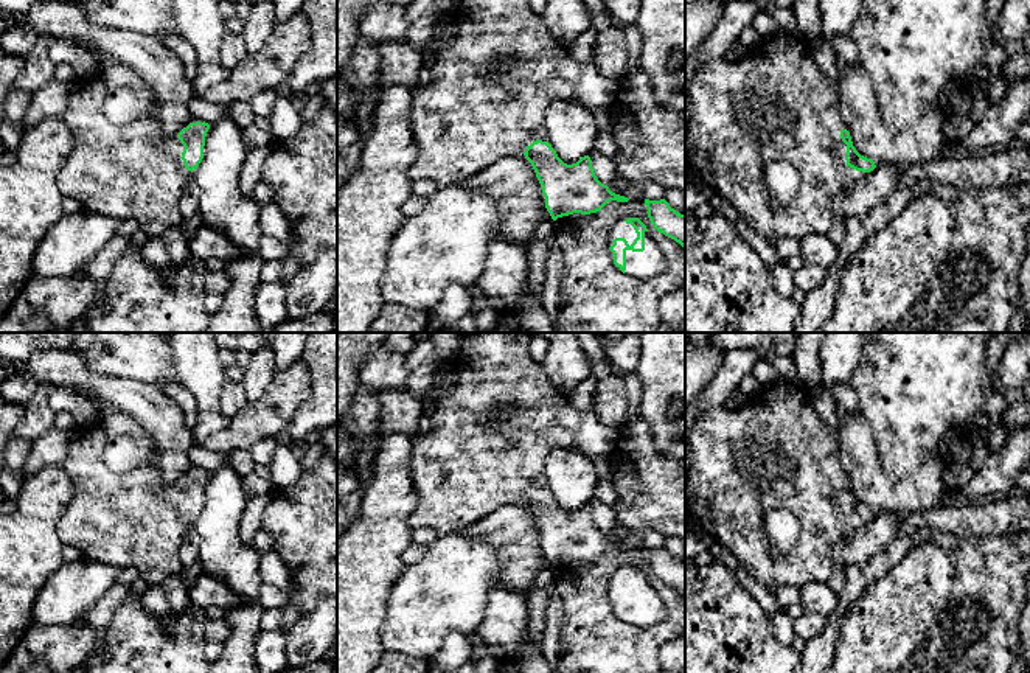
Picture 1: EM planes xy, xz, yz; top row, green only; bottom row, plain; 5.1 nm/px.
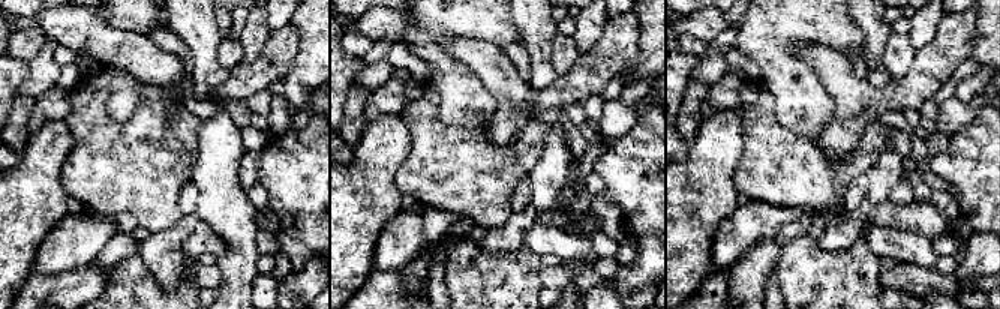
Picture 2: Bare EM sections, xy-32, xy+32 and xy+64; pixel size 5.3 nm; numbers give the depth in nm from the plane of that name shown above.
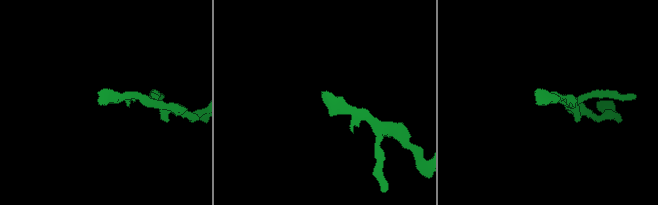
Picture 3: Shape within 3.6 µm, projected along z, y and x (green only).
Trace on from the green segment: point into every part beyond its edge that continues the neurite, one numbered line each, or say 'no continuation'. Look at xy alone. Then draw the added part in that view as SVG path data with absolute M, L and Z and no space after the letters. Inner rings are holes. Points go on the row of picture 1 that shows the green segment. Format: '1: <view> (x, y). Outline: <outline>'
1: xy (134, 171). Outline: M99 75L79 78L79 90L70 93L62 115L73 135L73 149L57 173L56 183L65 197L75 199L82 210L118 221L132 219L138 230L157 236L182 221L179 201L197 171L183 165L183 145L177 135L165 135L160 126L160 107L149 107L138 120L117 126L103 110L104 82Z

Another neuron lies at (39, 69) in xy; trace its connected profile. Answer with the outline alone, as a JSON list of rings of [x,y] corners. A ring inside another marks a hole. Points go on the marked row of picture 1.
[[[40,37],[34,50],[25,58],[25,67],[14,82],[16,90],[33,95],[54,79],[56,64],[48,54],[51,39]]]

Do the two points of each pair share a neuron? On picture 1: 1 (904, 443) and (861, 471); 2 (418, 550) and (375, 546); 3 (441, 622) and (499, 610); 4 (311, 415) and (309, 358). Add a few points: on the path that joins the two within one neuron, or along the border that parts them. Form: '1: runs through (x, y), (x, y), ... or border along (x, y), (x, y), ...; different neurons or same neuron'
1: border along (869, 425), (889, 476), (901, 479), (917, 468); different neurons
2: border along (412, 541), (401, 555), (404, 566); different neurons
3: border along (499, 585), (490, 589), (485, 616), (474, 633); different neurons
4: runs through (319, 401), (319, 372); same neuron

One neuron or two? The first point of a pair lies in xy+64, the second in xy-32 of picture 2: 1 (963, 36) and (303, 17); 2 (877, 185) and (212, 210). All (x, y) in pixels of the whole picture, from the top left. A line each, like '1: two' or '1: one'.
1: two
2: one

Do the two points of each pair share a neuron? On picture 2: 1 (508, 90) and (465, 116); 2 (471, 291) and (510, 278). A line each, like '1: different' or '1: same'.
1: different
2: same

